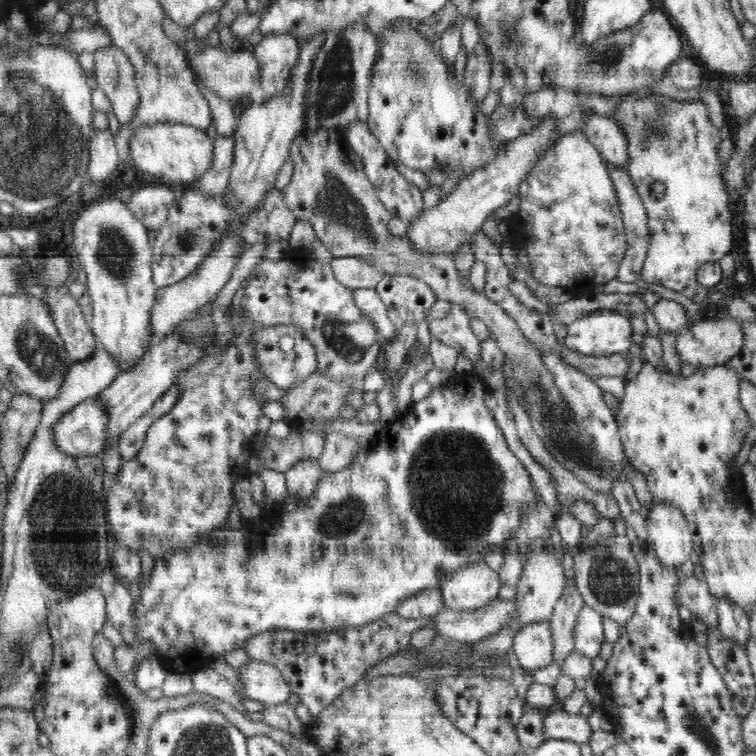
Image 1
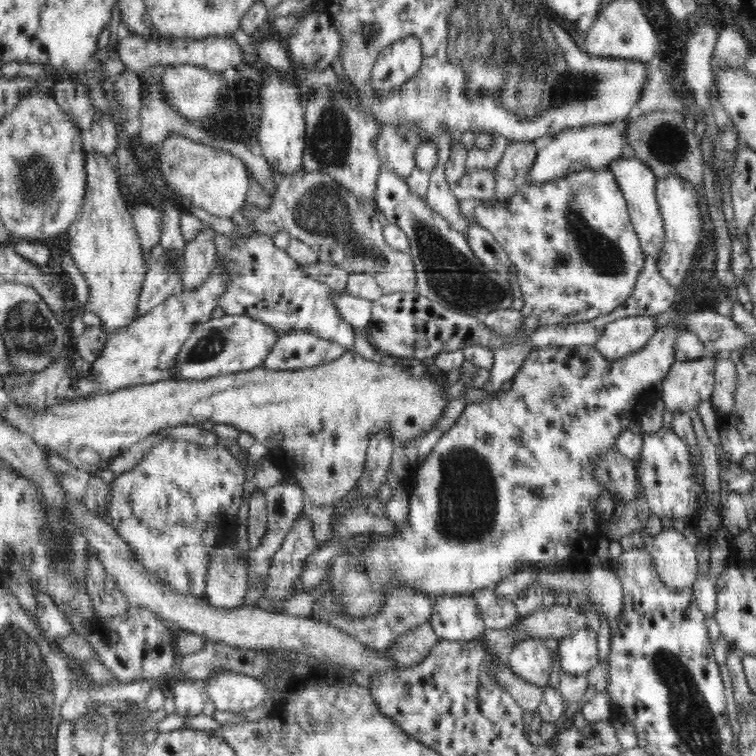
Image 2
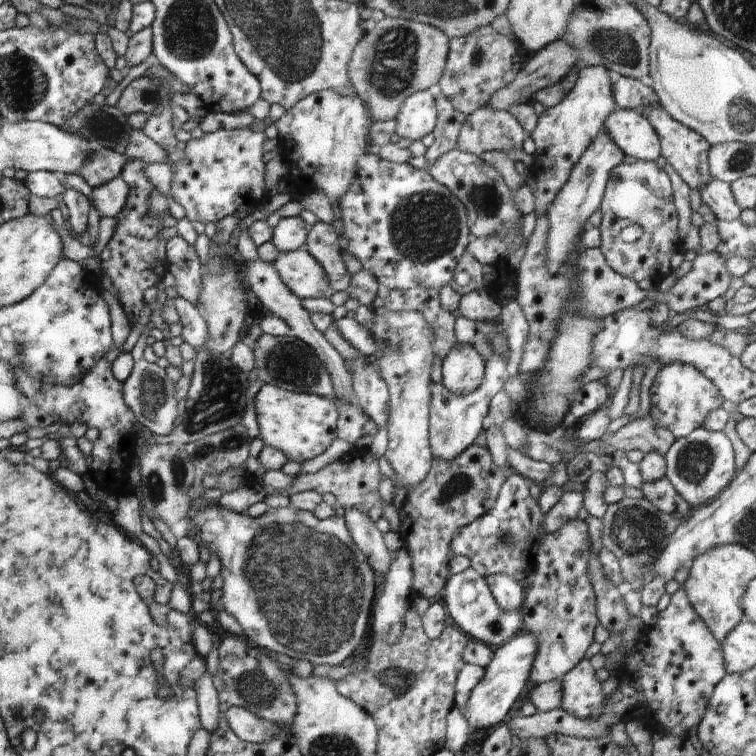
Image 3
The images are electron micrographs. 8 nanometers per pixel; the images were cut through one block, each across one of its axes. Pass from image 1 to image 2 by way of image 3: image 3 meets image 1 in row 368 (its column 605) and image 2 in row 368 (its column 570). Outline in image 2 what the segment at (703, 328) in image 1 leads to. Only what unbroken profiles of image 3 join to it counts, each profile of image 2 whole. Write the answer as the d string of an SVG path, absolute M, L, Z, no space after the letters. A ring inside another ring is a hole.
M714 354L672 362L663 380L661 398L665 407L672 414L680 414L696 409L702 401L708 400L715 383L715 366Z

